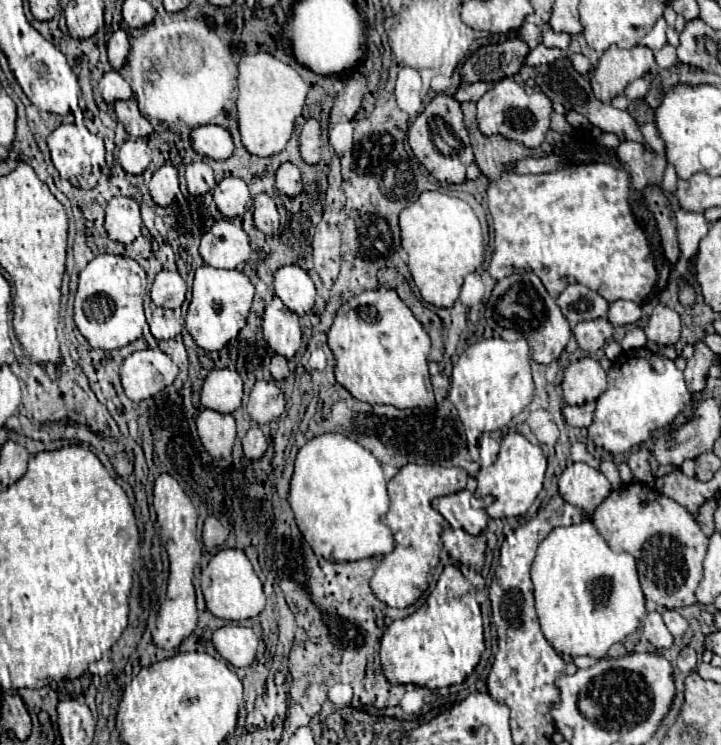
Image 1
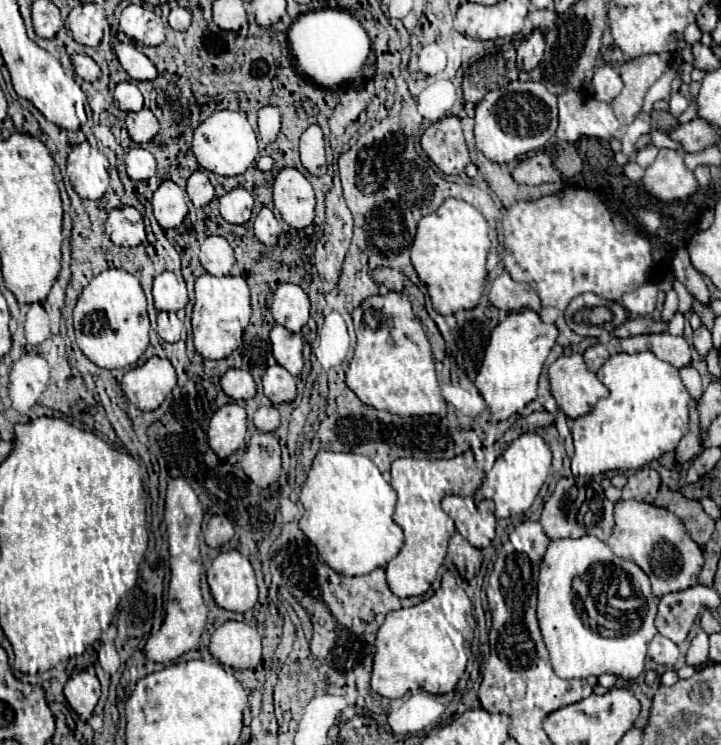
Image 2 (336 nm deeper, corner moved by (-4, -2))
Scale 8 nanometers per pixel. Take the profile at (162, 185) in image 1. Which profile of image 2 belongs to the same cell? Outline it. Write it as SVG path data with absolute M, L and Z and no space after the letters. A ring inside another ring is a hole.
M170 179L162 181L162 185L154 191L152 207L154 207L154 217L160 223L160 227L164 229L178 227L188 213L188 207L184 203L184 189L180 189Z

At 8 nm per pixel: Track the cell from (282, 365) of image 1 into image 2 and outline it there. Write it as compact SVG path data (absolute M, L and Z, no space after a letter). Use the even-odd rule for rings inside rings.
M272 365L266 369L266 373L262 377L262 385L264 385L266 397L274 405L284 403L284 401L294 401L294 397L296 397L296 381L280 365Z

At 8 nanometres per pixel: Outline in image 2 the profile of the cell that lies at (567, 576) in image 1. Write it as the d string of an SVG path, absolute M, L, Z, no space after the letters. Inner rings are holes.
M582 535L578 539L556 539L548 545L540 563L538 621L546 641L554 673L562 679L614 673L636 679L644 671L648 641L656 635L654 617L658 597L650 591L650 581L642 569L618 559L610 547ZM620 575L630 583L630 597L620 597Z

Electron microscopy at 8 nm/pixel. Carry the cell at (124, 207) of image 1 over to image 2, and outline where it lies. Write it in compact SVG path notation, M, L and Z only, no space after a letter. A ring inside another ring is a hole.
M118 207L112 209L106 219L106 235L114 245L120 247L136 247L146 241L144 219L140 211L134 207Z

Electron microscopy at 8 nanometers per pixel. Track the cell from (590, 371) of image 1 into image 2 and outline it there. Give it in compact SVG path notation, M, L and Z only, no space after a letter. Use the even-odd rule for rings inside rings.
M580 353L562 355L550 367L550 389L558 407L572 419L592 411L598 399L608 395L606 385L586 369Z

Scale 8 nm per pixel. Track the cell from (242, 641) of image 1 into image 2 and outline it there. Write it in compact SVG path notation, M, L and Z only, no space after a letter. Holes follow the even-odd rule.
M226 621L210 637L210 653L226 667L250 669L262 659L260 633L240 621Z

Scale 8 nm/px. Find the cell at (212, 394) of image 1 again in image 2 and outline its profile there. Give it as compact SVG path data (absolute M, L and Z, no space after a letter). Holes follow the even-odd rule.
M228 369L222 375L220 385L222 385L224 393L228 397L232 397L234 401L246 401L256 395L256 383L254 383L252 375L242 369Z

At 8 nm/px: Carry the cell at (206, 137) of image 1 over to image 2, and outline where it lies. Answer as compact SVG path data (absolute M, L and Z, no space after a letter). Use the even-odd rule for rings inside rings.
M214 111L206 121L202 121L192 137L192 151L206 171L212 171L216 175L240 175L244 173L256 157L258 141L254 135L254 129L250 127L248 119L234 111Z

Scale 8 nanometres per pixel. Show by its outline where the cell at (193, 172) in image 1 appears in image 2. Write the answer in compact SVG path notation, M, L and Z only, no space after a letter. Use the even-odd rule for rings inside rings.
M194 171L188 179L188 185L186 185L186 193L190 197L190 201L196 205L196 207L202 207L202 205L208 205L214 197L214 187L210 183L210 179L206 177L204 171Z

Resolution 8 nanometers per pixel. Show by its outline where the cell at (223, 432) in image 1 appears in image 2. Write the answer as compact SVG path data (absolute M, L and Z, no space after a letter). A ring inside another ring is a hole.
M236 403L220 407L208 425L208 445L218 457L230 457L246 437L246 411Z

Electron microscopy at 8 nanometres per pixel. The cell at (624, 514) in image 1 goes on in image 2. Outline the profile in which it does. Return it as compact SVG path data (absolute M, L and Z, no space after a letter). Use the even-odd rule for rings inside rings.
M636 499L616 503L614 531L606 545L614 551L614 555L636 563L650 577L652 593L656 597L694 587L704 563L702 549L690 539L690 535L686 535L686 527L682 527L682 521L672 511Z

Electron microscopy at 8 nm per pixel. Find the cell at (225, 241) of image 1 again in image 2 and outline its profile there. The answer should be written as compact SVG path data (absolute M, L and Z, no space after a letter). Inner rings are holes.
M210 235L204 239L200 247L200 263L210 275L216 275L216 277L228 275L232 265L236 263L234 249L224 237Z

